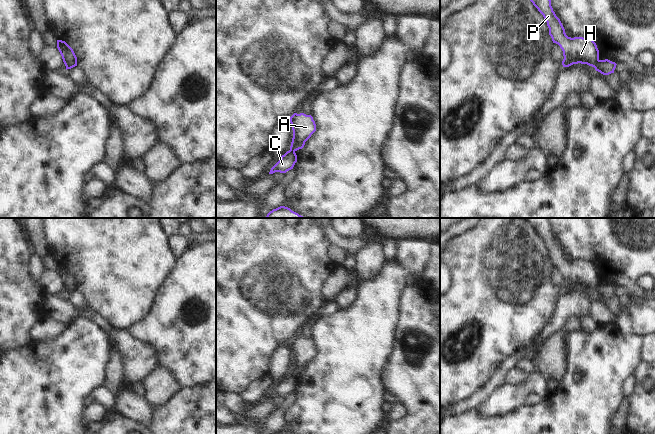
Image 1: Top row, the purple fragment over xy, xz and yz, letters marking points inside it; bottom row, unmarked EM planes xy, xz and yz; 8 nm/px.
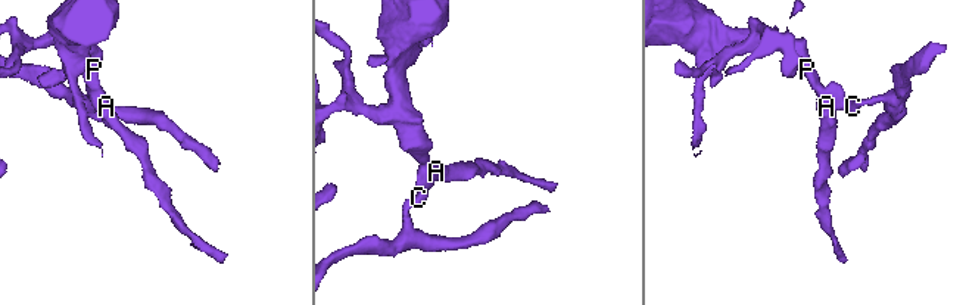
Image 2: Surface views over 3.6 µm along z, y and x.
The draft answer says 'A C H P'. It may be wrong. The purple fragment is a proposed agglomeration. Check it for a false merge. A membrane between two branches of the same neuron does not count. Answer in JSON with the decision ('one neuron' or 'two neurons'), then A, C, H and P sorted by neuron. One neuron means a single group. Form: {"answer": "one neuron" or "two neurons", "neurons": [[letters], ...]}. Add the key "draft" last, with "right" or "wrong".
{"answer": "two neurons", "neurons": [["A", "H", "P"], ["C"]], "draft": "wrong"}

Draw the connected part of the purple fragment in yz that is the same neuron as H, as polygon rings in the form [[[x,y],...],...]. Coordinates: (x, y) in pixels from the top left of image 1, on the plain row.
[[[523,218],[525,219],[538,235],[543,239],[549,252],[549,259],[553,267],[560,270],[563,275],[563,291],[569,291],[573,288],[587,288],[596,291],[599,287],[599,274],[596,267],[589,262],[568,261],[565,253],[556,240],[551,230],[551,224],[548,218]]]

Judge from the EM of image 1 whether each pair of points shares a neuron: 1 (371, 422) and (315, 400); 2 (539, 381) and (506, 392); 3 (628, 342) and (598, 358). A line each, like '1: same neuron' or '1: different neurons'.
1: same neuron
2: same neuron
3: same neuron

